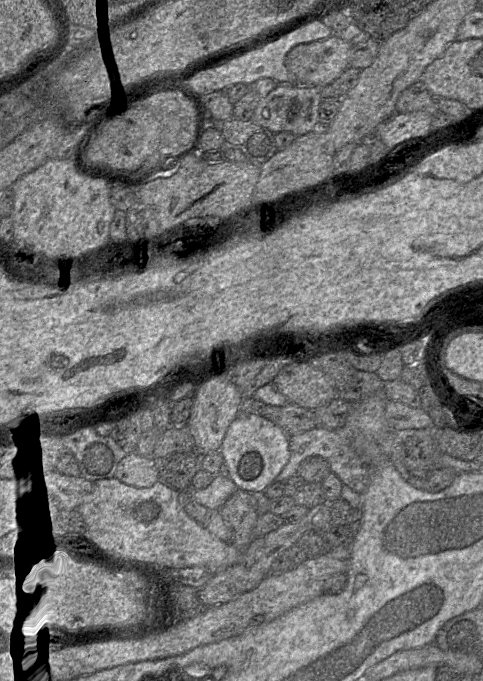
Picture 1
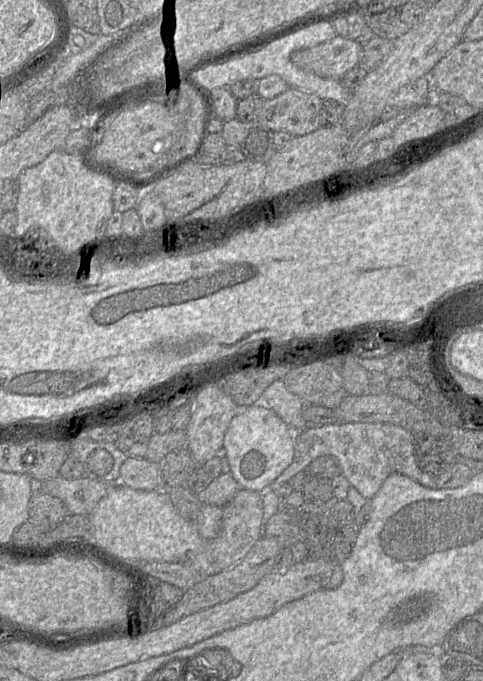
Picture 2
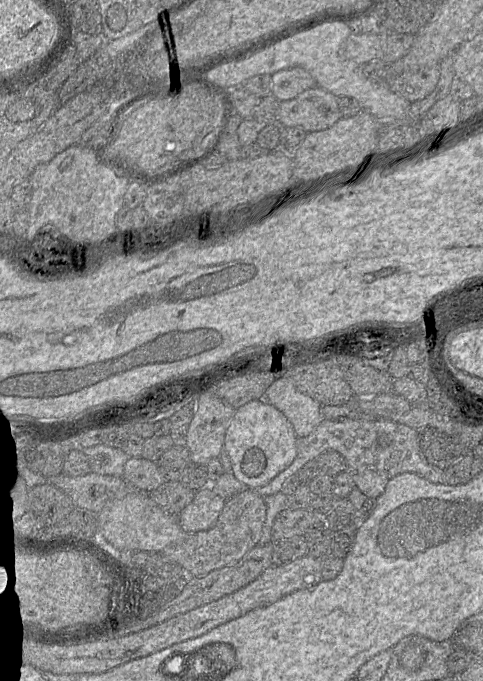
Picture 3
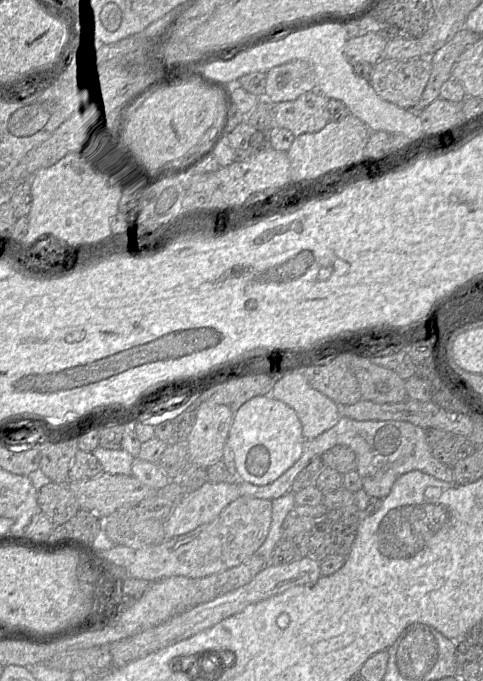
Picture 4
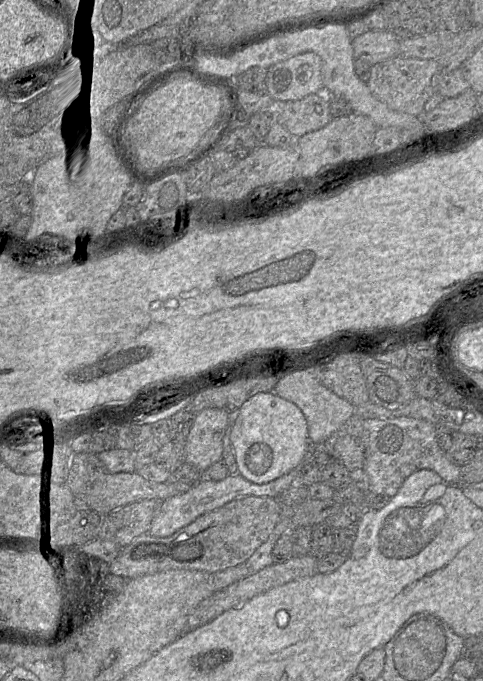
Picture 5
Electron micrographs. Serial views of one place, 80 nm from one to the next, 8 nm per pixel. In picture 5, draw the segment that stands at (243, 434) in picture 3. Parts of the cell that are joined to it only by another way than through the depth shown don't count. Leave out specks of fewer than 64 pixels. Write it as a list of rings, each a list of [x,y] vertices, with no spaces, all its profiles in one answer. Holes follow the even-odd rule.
[[[274,392],[257,393],[246,400],[236,412],[230,412],[230,441],[239,474],[256,484],[268,483],[290,472],[311,452],[304,414],[293,402]]]

